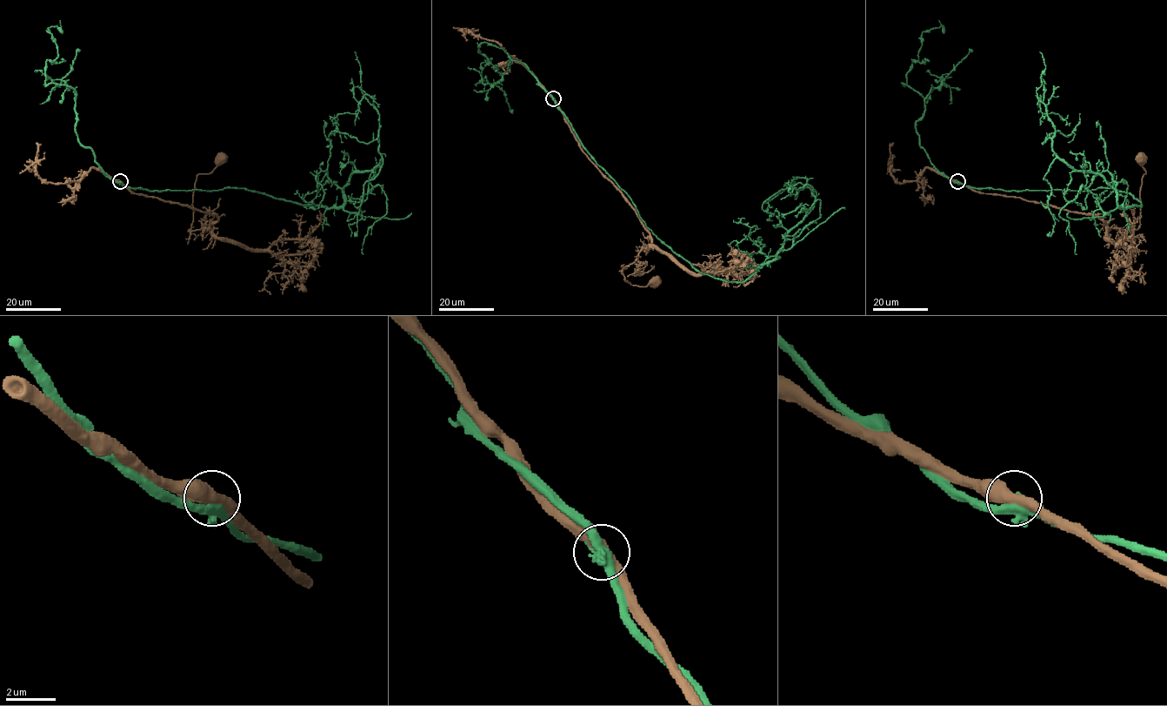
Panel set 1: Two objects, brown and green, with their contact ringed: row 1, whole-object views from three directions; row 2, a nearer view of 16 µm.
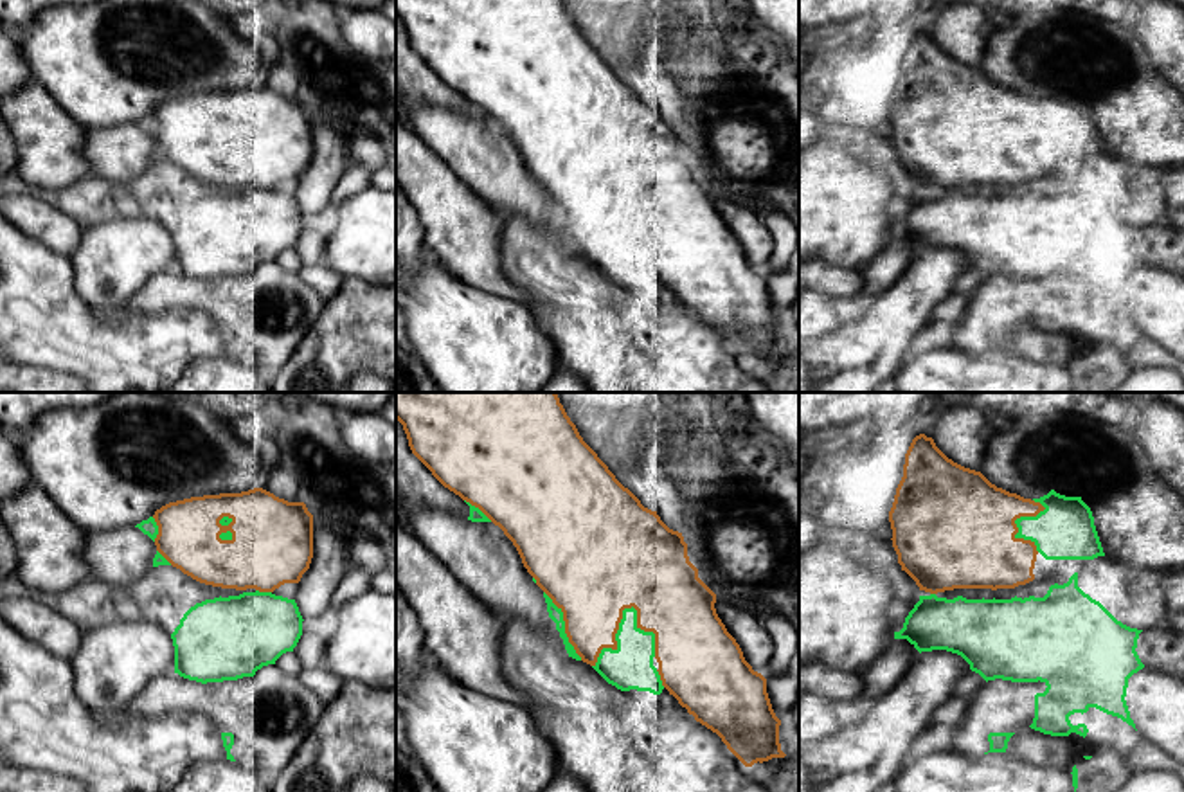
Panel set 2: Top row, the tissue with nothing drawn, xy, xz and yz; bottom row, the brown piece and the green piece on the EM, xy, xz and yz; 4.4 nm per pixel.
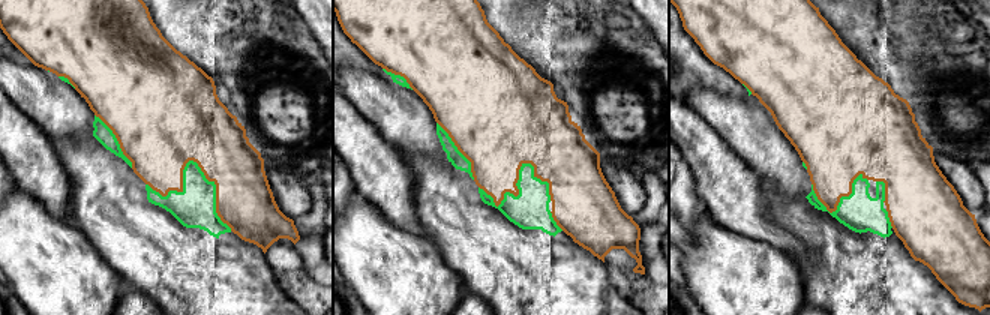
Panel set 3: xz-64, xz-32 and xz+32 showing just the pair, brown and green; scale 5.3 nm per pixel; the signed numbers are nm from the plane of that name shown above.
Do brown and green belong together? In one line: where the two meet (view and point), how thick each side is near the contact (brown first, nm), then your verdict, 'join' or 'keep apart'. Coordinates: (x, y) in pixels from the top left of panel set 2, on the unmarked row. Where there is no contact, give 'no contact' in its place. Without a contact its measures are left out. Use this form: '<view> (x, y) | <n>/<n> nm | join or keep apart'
xz (614, 236) | 340/200 nm | keep apart

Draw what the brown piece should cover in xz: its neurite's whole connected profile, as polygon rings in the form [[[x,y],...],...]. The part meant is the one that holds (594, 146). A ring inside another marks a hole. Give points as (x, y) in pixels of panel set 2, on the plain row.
[[[396,0],[396,16],[403,22],[412,50],[432,68],[432,72],[462,97],[479,104],[513,139],[524,164],[536,176],[536,182],[563,209],[565,230],[583,259],[596,263],[603,245],[617,247],[615,230],[623,216],[623,207],[633,203],[637,207],[637,225],[655,230],[655,256],[659,259],[657,268],[662,283],[687,306],[689,311],[695,313],[696,319],[716,329],[745,364],[786,353],[781,347],[781,317],[772,306],[767,290],[767,275],[754,268],[745,257],[740,241],[718,214],[714,205],[716,191],[698,175],[698,166],[689,158],[687,140],[684,139],[682,130],[669,126],[657,108],[644,104],[641,97],[615,76],[608,63],[583,38],[561,0]]]

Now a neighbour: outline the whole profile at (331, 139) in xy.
[[[326,112],[313,115],[313,155],[299,178],[295,200],[302,216],[324,211],[345,167],[354,128]]]

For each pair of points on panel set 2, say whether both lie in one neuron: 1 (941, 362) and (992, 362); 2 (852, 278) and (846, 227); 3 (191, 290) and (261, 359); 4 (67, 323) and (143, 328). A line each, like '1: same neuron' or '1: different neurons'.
1: same neuron
2: different neurons
3: same neuron
4: same neuron

